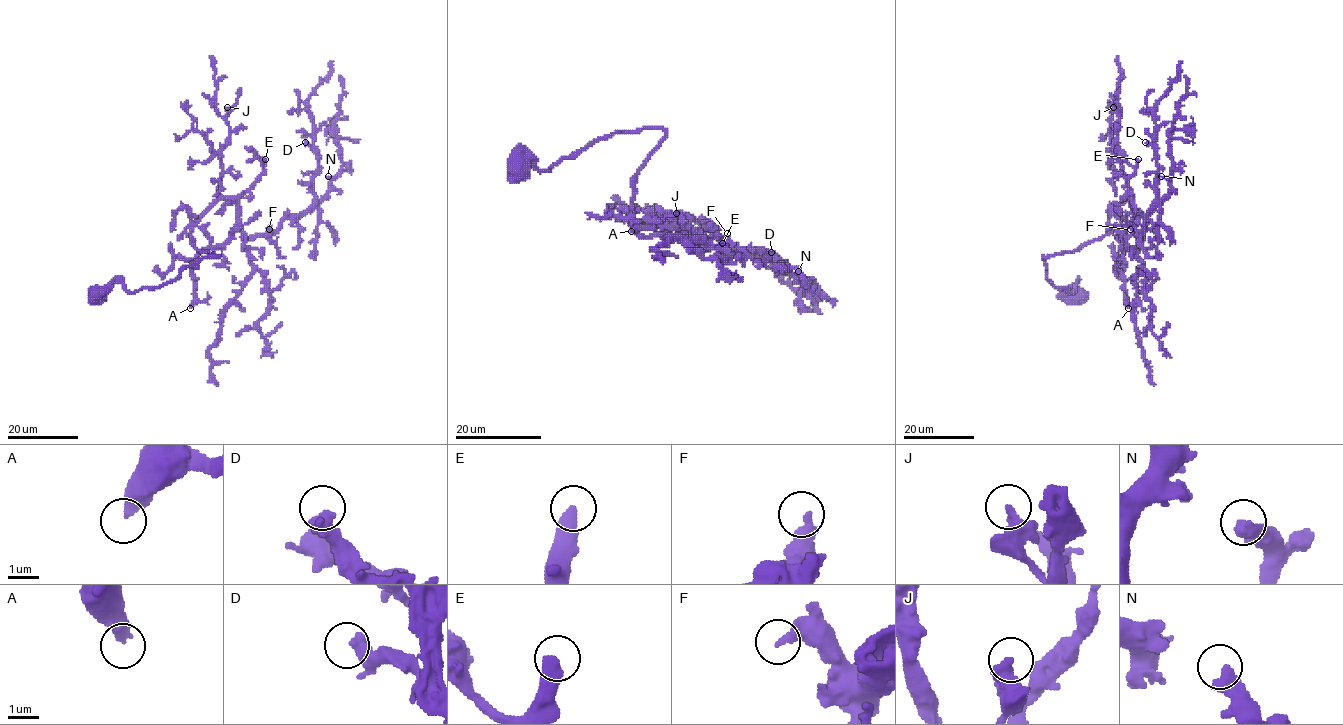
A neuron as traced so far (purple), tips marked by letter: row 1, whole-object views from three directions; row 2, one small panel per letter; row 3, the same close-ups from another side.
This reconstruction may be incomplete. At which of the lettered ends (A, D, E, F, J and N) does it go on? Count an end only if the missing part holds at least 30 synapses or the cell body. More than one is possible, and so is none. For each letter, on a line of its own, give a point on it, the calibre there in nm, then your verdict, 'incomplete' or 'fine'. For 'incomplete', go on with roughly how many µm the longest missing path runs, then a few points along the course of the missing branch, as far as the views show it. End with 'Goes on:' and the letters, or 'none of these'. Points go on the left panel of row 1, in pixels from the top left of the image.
A: place (190, 308); calibre 460 nm; incomplete; missing 20 µm; course (190, 308), (186, 321), (192, 343), (192, 363)
D: place (305, 142); calibre 360 nm; fine
E: place (265, 159); calibre 550 nm; incomplete; missing 35 µm; course (265, 159), (267, 83), (271, 69), (265, 53)
F: place (269, 229); calibre 400 nm; fine
J: place (227, 107); calibre 400 nm; fine
N: place (328, 176); calibre 440 nm; fine
Goes on: A, E

